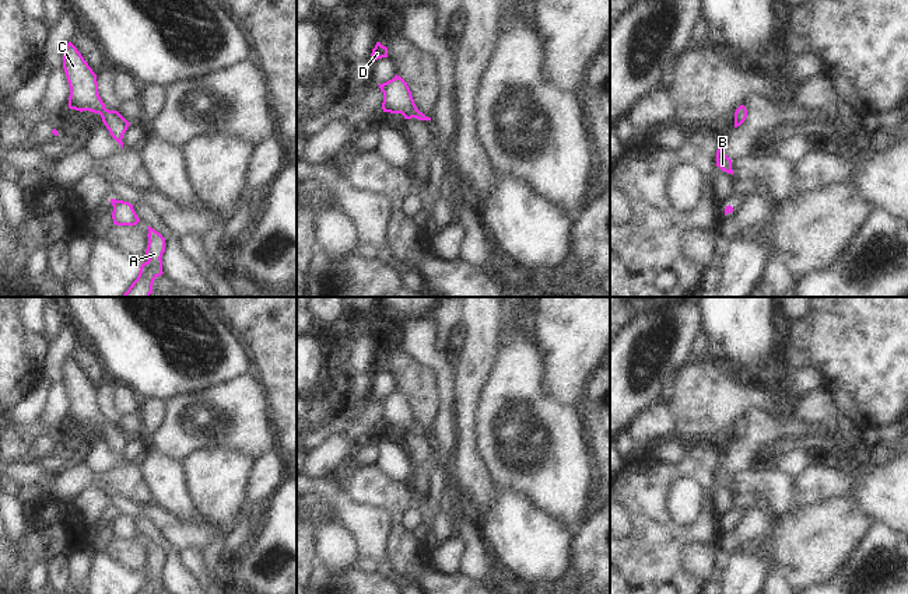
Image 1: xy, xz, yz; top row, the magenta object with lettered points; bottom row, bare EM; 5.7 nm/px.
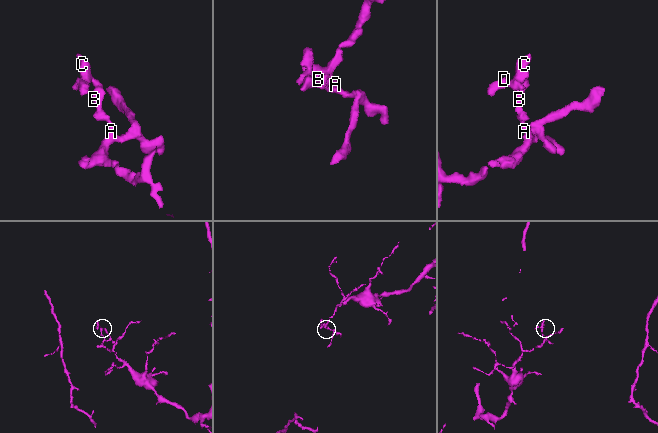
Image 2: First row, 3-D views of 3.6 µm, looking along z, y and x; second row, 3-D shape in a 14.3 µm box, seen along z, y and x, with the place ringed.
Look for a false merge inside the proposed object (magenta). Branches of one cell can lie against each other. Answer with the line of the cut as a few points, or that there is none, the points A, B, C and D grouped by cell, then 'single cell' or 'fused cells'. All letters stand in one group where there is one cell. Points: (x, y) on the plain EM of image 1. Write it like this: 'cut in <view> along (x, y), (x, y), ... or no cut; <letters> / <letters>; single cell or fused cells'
no cut; A B C D; single cell

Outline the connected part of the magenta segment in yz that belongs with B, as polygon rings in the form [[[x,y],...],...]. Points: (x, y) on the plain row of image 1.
[[[725,451],[718,453],[716,481],[733,489],[732,474],[723,467],[723,457]]]

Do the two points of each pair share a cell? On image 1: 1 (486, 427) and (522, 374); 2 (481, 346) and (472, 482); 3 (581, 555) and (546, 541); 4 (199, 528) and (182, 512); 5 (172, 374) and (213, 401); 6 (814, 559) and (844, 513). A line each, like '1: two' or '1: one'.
1: one
2: one
3: two
4: two
5: two
6: one

